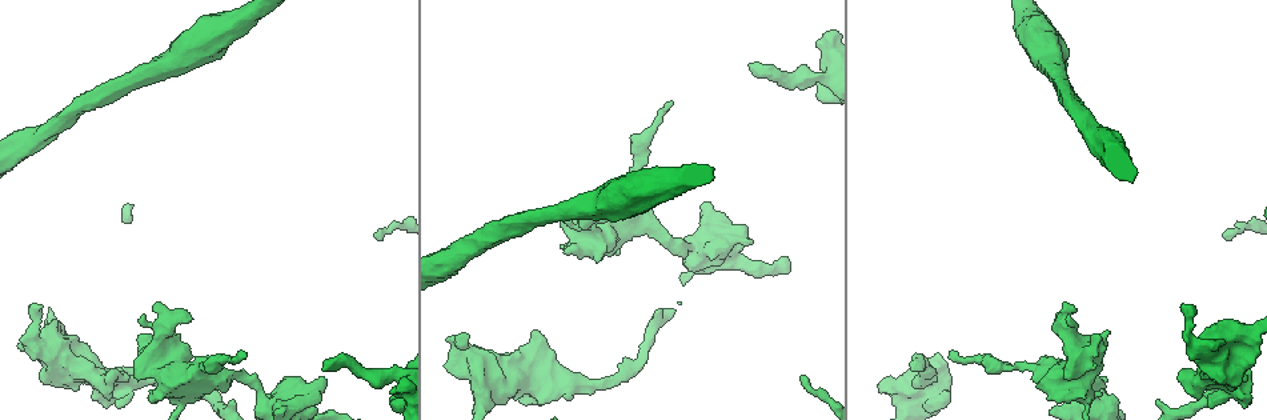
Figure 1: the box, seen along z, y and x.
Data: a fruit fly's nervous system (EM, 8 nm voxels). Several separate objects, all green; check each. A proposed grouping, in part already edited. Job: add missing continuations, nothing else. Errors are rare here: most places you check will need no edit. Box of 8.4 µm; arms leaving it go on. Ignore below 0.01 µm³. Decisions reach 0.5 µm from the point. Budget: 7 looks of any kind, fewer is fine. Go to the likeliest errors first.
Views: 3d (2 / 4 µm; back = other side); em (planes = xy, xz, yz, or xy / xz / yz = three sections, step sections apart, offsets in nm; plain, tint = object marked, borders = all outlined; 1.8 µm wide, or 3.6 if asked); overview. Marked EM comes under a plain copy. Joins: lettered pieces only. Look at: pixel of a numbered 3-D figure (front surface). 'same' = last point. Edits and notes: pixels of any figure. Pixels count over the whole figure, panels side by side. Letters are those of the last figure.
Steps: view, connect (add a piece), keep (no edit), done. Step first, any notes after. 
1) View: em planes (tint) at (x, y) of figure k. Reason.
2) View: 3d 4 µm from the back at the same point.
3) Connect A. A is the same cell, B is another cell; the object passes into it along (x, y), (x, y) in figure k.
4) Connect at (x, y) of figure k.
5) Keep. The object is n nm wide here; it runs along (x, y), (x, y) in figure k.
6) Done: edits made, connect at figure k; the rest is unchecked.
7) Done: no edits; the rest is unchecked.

View: 3d 4 µm at (748, 65) of figure 1. Branch stops here.

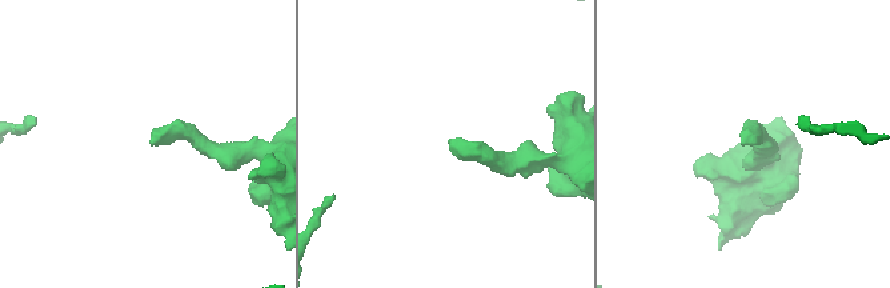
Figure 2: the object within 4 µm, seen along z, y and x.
View: em planes (borders) at (744, 143) of figure 2.

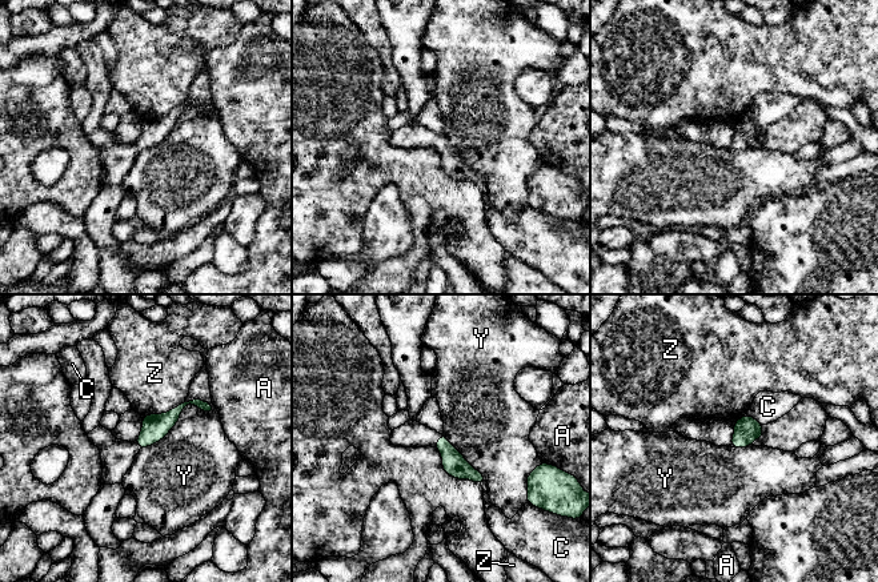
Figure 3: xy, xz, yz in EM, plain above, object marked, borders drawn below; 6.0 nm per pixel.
Keep. A, C, Y and Z are other cells; a border runs along (213, 405), (187, 405), (140, 449) in figure 3; none of them fits.

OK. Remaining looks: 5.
View: em planes (borders) at (1183, 306) of figure 1. An open end.

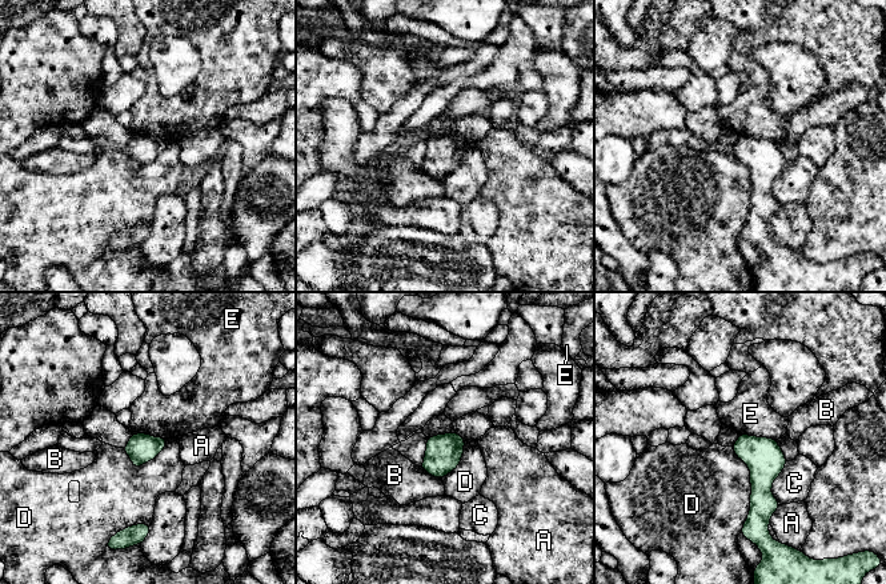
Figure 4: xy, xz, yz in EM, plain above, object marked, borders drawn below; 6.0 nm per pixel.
Keep. The object is 180 nm wide here; the longest contact is with D, 500 nm; A, B, C, D and E are other cells; none of them fits.

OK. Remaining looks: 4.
View: 3d 4 µm at (951, 356) of figure 1. Long arm stops here.

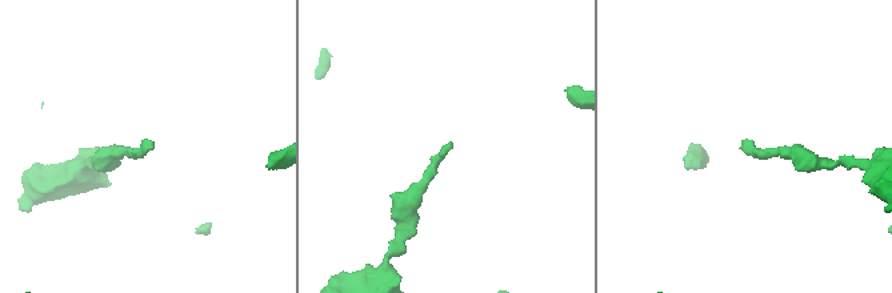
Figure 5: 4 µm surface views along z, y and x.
View: em yz step 16 (tint) at (154, 143) of figure 5.

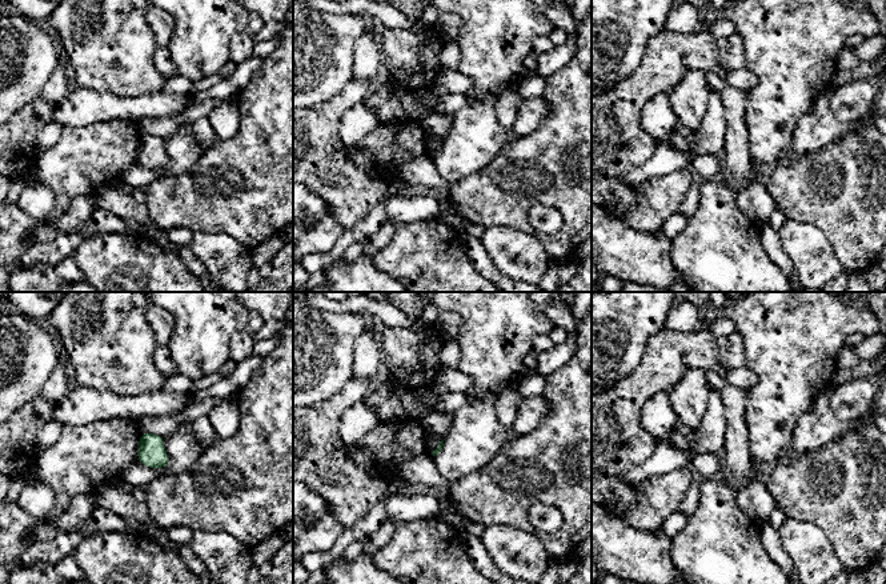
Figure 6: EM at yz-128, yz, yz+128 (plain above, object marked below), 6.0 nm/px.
View: em planes (borders) at the same point.

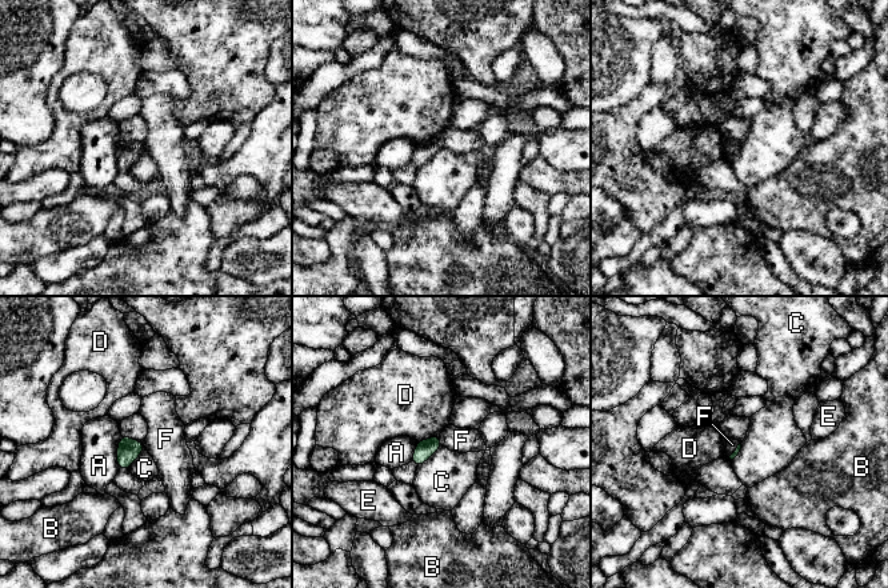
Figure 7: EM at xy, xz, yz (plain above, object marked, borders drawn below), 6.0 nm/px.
Keep. A, B, C, D, E and F are other cells; a border runs along (442, 446), (418, 467) in figure 7; no lettered piece goes on from it.

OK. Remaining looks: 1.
Done: no edits; the rest is unchecked.

